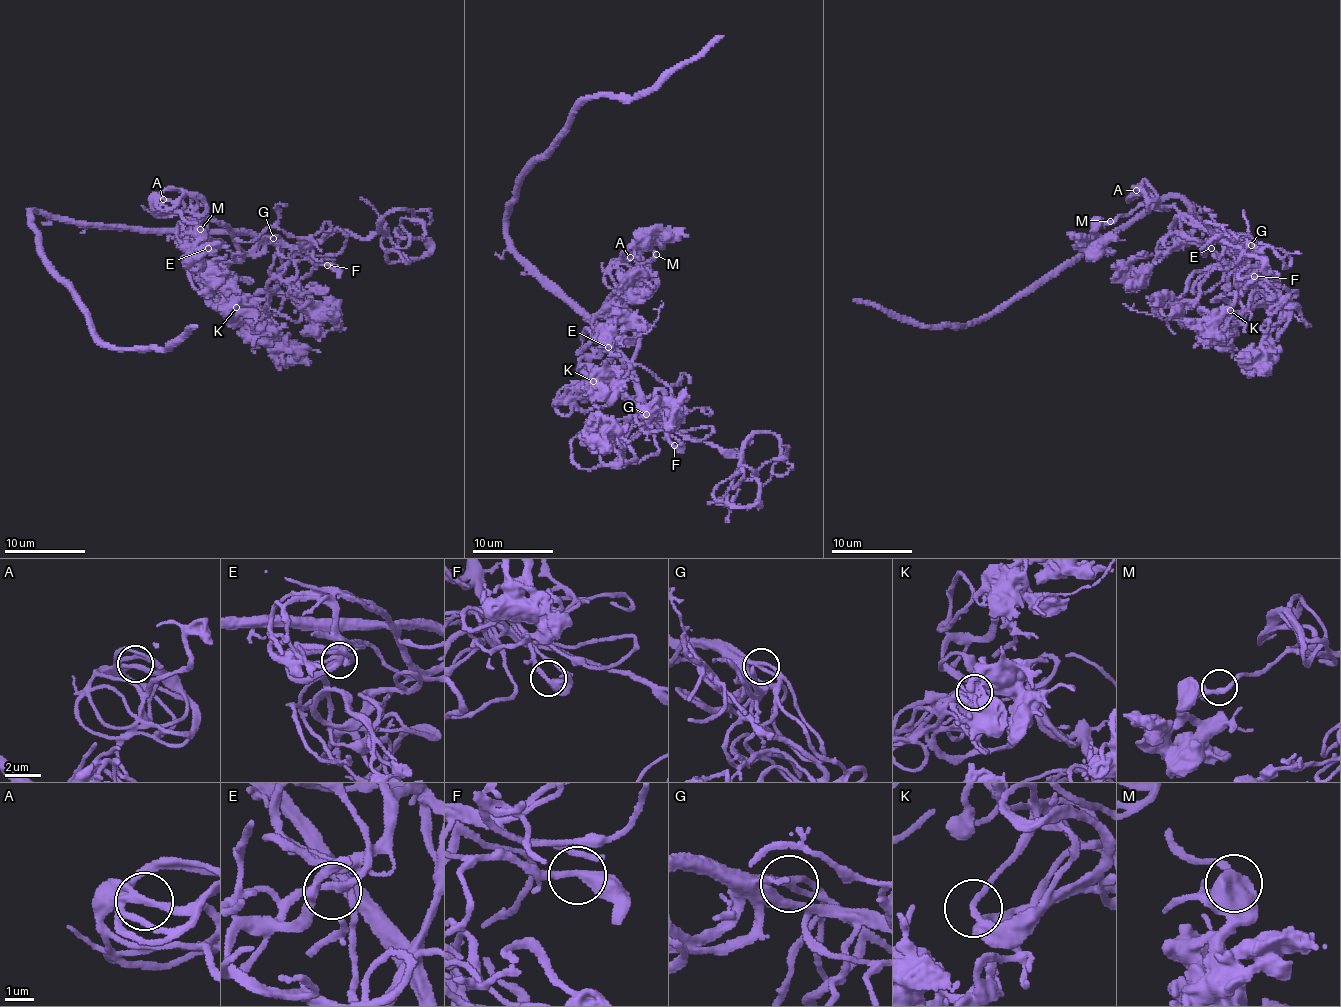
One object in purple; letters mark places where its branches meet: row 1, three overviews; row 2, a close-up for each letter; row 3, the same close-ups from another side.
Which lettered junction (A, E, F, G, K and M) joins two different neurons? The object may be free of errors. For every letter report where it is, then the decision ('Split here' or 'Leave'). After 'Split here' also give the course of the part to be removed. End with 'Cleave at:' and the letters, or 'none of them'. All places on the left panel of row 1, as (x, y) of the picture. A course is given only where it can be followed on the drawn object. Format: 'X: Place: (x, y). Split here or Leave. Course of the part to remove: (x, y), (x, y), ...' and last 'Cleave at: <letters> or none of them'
A: Place: (163, 199). Leave
E: Place: (208, 248). Leave
F: Place: (327, 265). Leave
G: Place: (273, 238). Leave
K: Place: (236, 307). Leave
M: Place: (200, 229). Leave
Cleave at: none of them

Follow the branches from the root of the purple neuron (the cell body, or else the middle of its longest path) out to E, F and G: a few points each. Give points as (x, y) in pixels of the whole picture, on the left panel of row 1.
E: (115, 229), (222, 229), (231, 235), (237, 250), (234, 252), (219, 241), (208, 242), (211, 248), (208, 248)
F: (115, 229), (250, 230), (286, 258), (311, 259), (327, 265)
G: (115, 229), (250, 230), (259, 236), (273, 237)

